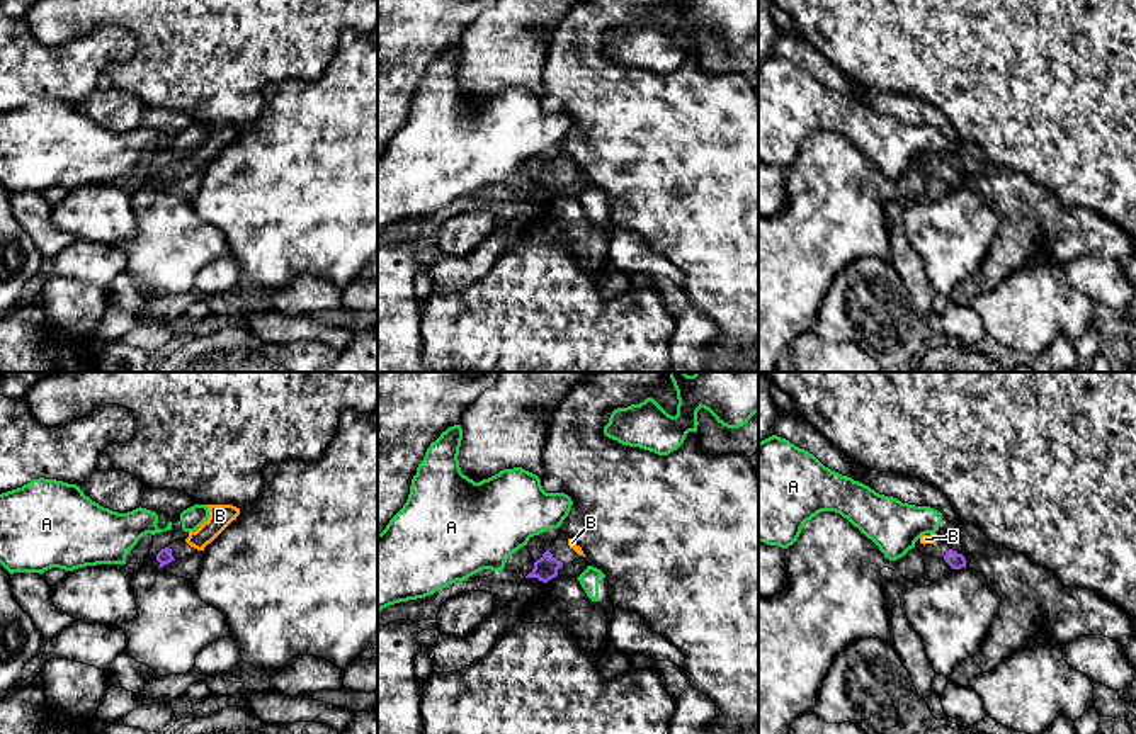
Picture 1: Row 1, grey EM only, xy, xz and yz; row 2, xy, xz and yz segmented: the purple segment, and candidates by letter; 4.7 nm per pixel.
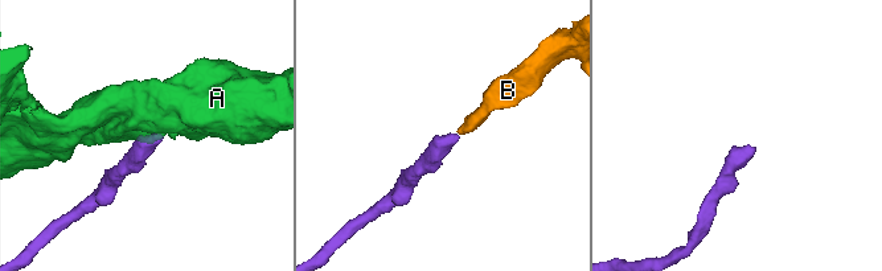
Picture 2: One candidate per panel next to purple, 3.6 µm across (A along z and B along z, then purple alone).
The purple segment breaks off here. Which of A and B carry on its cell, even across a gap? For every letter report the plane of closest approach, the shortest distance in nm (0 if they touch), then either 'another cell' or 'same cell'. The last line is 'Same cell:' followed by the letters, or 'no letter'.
A: view xy; gap 20 nm; another cell
B: view yz; gap 70 nm; same cell
Same cell: B

